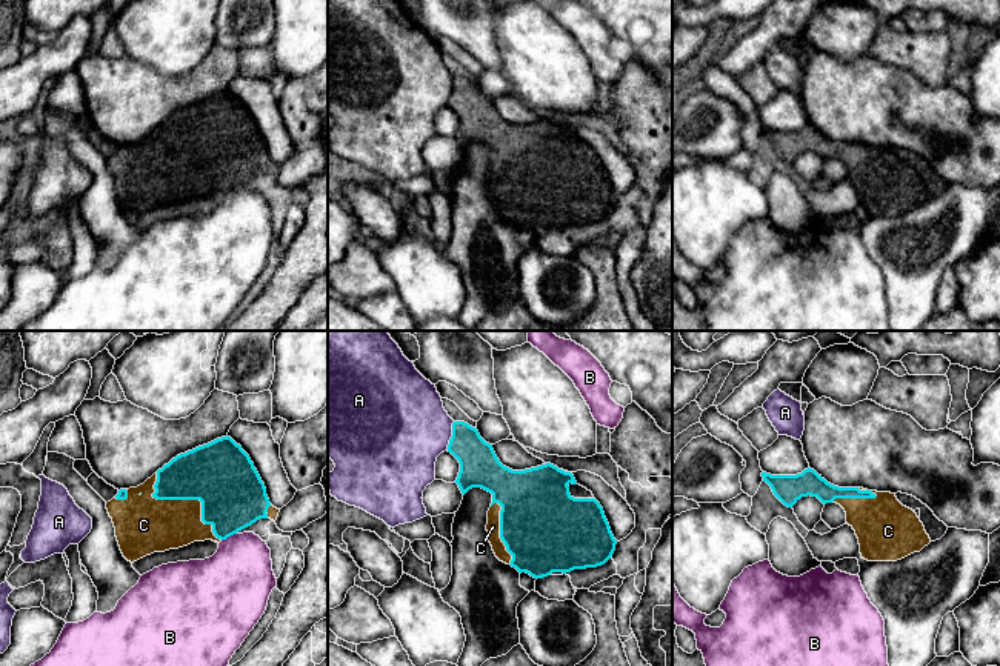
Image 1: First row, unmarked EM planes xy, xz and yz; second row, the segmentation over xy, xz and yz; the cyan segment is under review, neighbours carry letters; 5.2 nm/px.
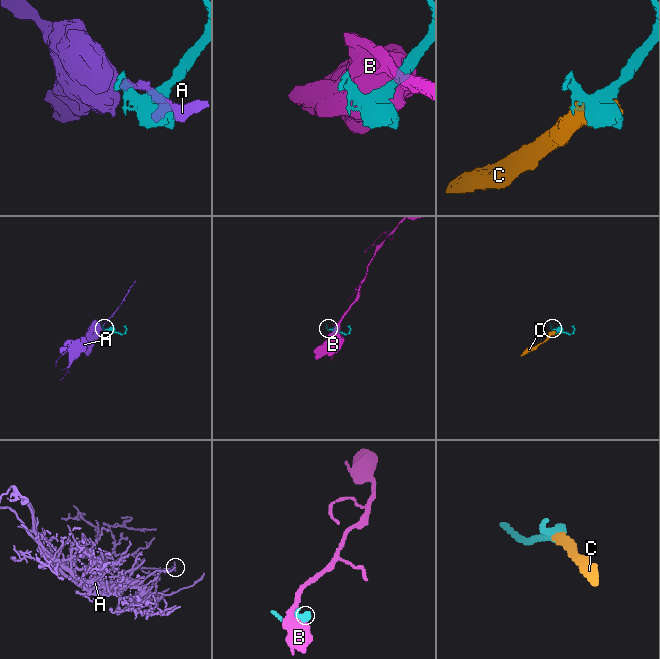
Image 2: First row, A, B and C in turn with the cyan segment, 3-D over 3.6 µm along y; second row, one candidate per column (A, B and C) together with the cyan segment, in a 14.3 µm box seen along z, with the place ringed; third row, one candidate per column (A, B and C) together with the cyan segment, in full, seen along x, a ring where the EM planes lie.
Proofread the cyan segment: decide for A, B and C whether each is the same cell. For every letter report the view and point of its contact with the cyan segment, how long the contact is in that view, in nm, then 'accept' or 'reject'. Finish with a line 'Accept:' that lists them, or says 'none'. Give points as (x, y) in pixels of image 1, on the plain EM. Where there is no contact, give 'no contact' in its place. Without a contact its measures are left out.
A: xz (453, 91) | 160 nm | reject
B: xy (228, 191) | 90 nm | reject
C: xy (186, 154) | 500 nm | accept
Accept: C

